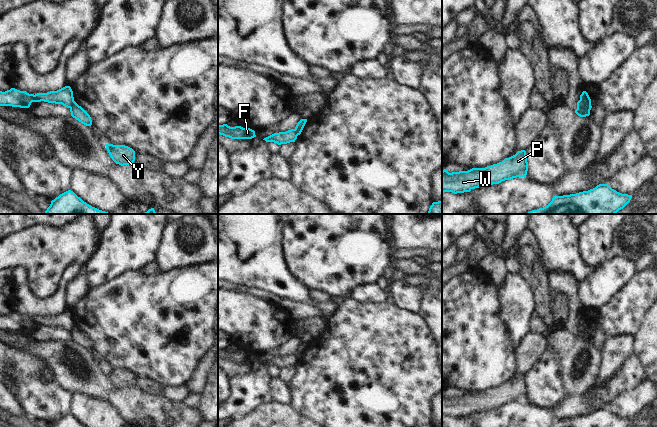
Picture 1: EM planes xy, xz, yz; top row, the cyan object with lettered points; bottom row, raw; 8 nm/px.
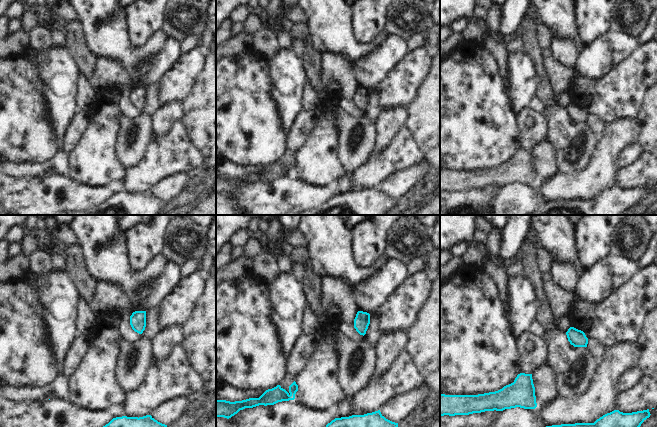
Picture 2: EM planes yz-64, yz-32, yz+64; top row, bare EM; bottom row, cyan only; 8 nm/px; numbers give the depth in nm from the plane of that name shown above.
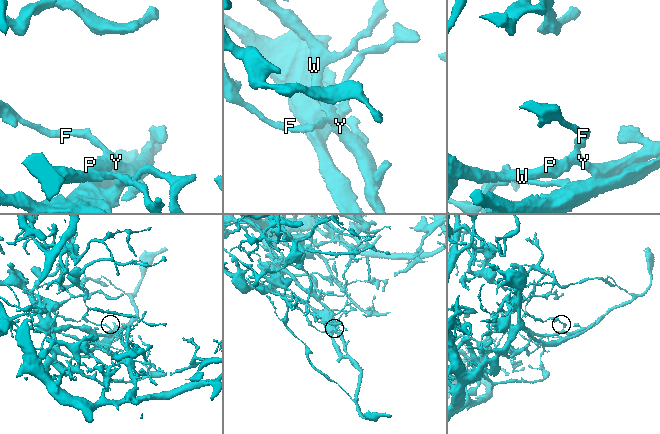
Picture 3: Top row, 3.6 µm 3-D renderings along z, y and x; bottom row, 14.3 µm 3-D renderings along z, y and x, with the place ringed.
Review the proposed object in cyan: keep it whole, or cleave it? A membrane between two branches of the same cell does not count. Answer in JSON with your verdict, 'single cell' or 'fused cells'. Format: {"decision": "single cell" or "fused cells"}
{"decision": "fused cells"}

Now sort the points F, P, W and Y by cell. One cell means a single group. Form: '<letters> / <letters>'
F / P W Y

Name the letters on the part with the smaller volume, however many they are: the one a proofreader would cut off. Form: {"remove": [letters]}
{"remove": ["F"]}

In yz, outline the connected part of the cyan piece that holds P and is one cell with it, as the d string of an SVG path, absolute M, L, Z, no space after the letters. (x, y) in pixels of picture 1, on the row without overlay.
M518 375L502 386L485 392L472 392L468 395L449 397L442 395L442 416L454 418L470 416L472 413L499 408L505 404L525 401L528 395L526 375Z

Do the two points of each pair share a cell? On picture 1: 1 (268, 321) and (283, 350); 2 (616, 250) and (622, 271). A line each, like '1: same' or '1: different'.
1: different
2: different

